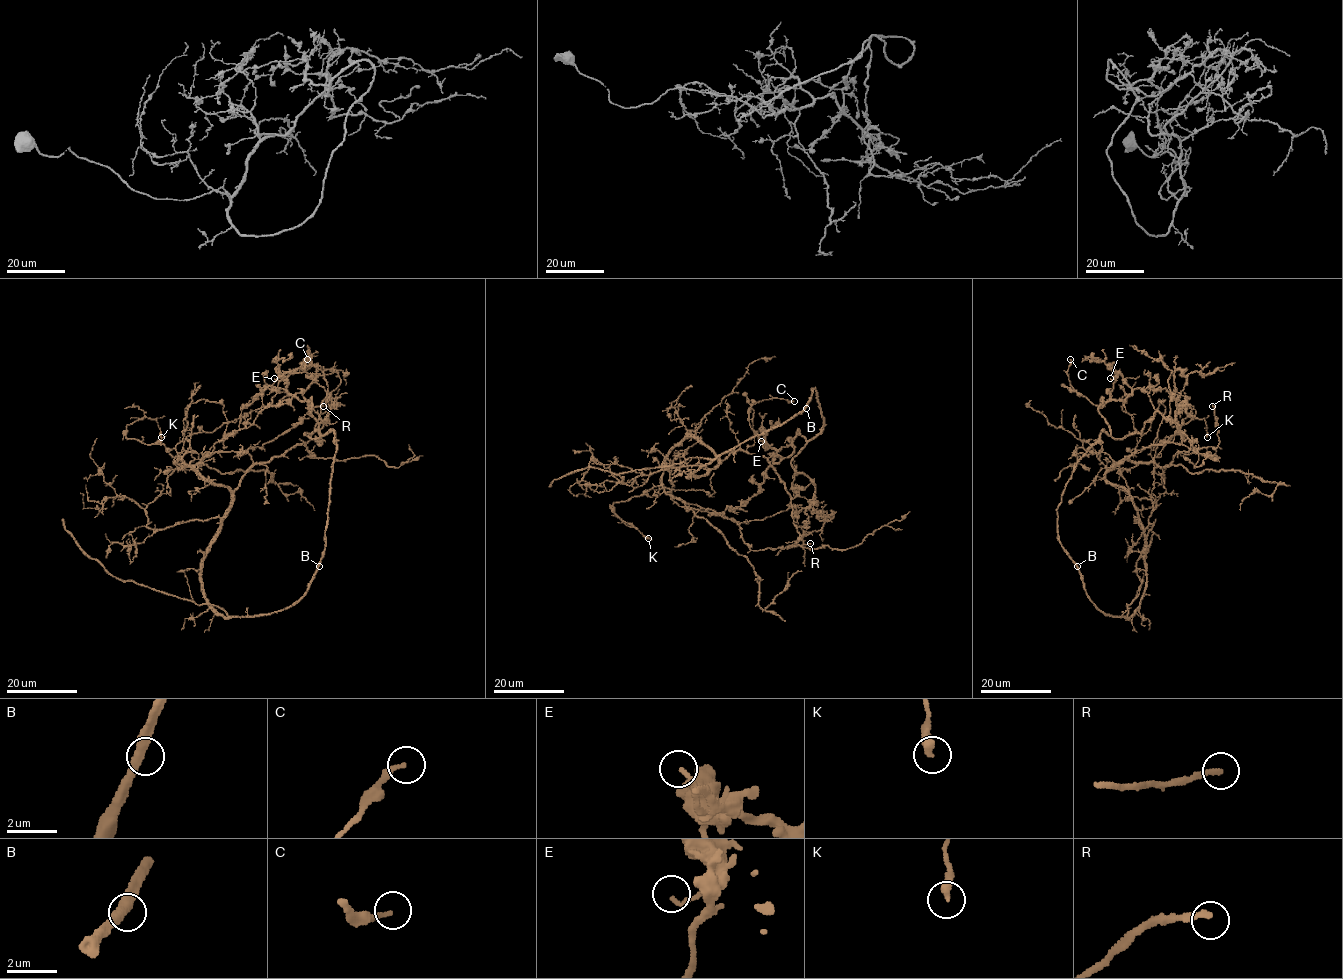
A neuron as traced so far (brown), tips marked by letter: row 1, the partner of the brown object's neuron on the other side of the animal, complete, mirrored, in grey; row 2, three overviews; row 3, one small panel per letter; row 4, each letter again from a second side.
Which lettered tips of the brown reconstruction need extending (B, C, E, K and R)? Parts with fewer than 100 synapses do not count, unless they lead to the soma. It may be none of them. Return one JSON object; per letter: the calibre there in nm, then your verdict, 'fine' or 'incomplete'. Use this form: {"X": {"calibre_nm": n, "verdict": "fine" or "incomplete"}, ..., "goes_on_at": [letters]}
{"B": {"calibre_nm": 400, "verdict": "fine"}, "C": {"calibre_nm": 200, "verdict": "fine"}, "E": {"calibre_nm": 170, "verdict": "fine"}, "K": {"calibre_nm": 340, "verdict": "fine"}, "R": {"calibre_nm": 220, "verdict": "fine"}, "goes_on_at": []}

